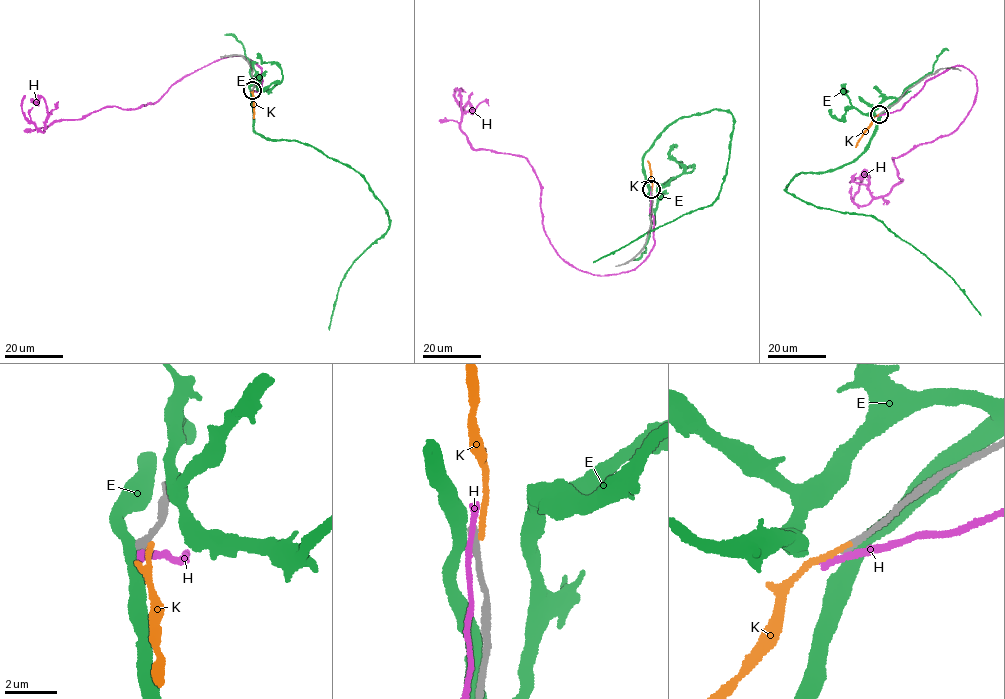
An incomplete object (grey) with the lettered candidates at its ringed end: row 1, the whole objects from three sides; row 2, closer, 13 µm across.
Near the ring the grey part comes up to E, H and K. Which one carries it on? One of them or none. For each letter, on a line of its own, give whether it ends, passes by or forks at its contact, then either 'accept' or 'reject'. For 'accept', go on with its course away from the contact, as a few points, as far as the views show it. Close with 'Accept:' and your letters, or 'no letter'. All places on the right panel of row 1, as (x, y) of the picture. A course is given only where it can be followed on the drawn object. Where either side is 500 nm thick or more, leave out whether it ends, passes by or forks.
E: it passes by | reject
H: it passes by | reject
K: it ends | reject
Accept: no letter

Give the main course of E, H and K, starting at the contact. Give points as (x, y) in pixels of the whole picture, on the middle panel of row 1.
E: (650, 190), (642, 164), (661, 133), (678, 119), (715, 109), (728, 110), (733, 128), (719, 198), (593, 262)
H: (650, 190), (643, 262), (576, 269), (546, 235), (533, 166), (476, 150), (460, 105)
K: (651, 190), (648, 161)

